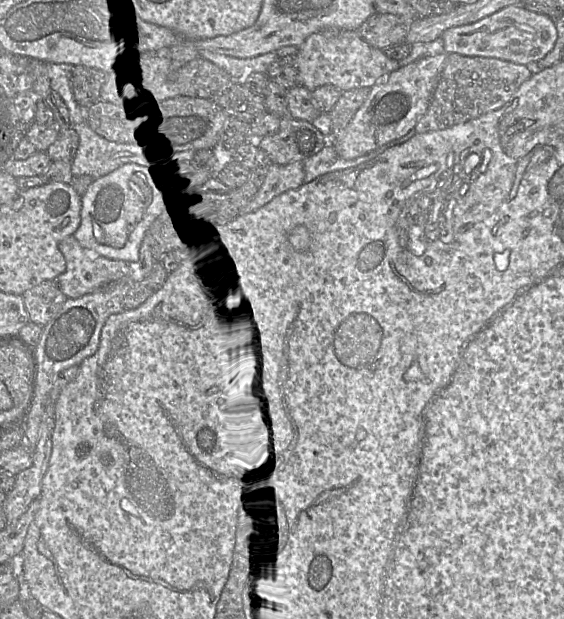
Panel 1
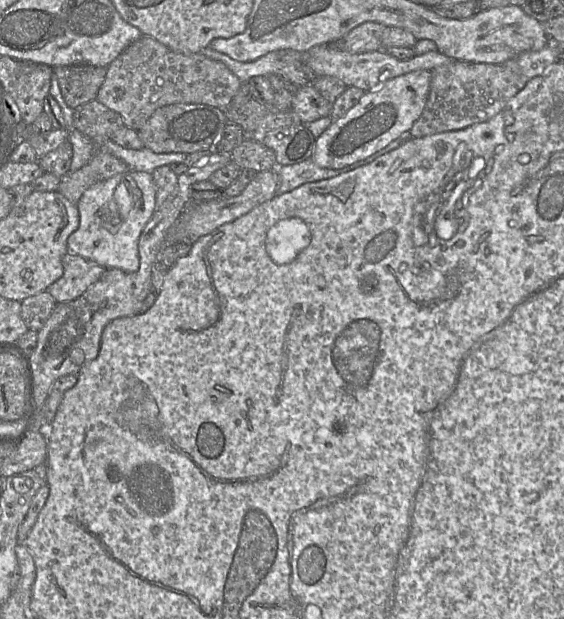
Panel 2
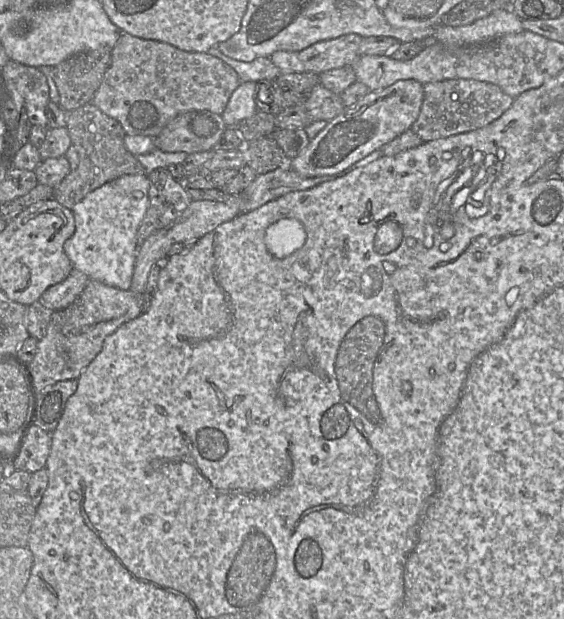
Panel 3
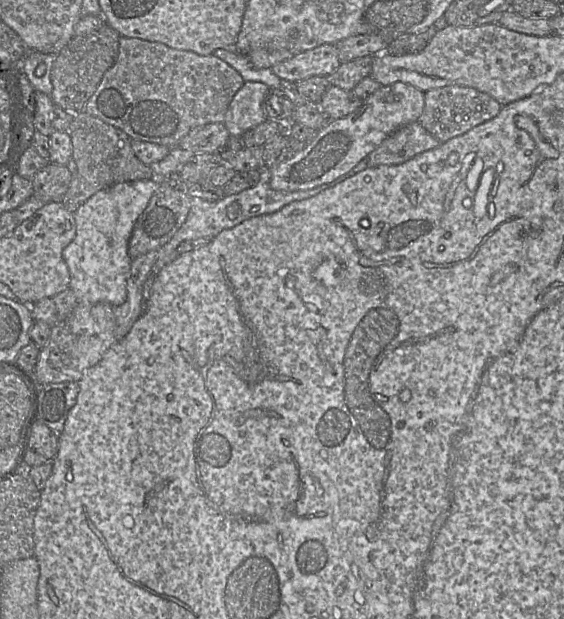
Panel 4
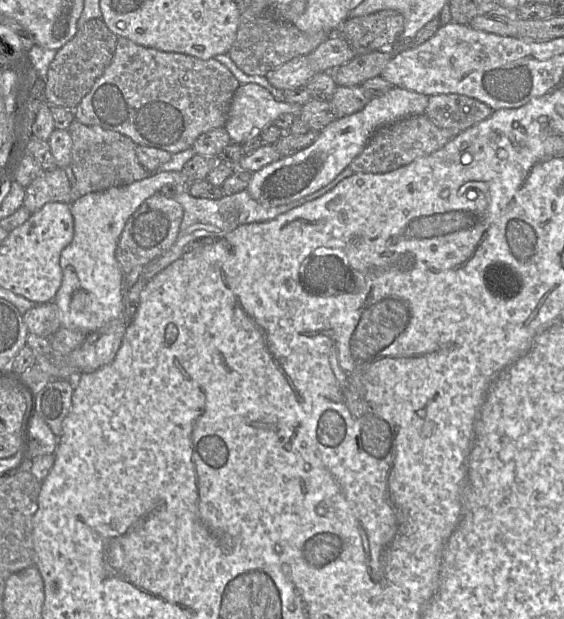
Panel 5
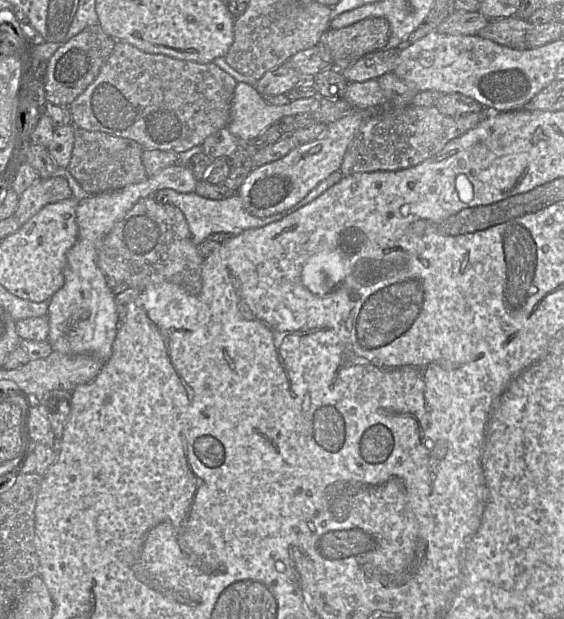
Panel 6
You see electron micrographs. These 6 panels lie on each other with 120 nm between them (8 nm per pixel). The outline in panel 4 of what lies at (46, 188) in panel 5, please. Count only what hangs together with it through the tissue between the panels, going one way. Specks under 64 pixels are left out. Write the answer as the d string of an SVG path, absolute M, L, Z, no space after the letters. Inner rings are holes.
M48 163L32 178L33 196L44 203L61 202L71 181L65 165Z

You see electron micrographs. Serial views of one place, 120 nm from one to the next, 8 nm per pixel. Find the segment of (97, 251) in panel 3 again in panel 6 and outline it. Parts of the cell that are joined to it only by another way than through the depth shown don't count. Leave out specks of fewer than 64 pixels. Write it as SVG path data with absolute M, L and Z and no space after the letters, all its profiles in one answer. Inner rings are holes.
M175 164L156 175L147 176L137 184L90 195L78 202L76 209L78 238L66 255L66 265L63 270L65 282L49 300L48 342L54 351L67 355L89 354L104 362L110 358L120 322L115 295L97 265L99 242L140 200L152 197L162 189L191 193L195 191L196 183L197 180L187 167Z

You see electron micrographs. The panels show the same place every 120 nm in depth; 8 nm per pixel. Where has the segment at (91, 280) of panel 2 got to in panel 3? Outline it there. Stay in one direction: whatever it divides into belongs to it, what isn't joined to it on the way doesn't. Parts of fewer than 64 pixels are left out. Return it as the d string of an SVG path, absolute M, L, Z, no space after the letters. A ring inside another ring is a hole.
M73 268L65 280L49 287L38 301L53 311L63 310L78 298L89 280L86 274Z

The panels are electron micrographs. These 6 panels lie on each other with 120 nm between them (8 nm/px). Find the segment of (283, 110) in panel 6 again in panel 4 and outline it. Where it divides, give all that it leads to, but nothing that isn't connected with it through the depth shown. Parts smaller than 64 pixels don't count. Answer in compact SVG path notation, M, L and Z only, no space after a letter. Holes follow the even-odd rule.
M245 82L233 97L224 125L232 136L243 136L248 130L268 119L265 98L271 89L262 82Z

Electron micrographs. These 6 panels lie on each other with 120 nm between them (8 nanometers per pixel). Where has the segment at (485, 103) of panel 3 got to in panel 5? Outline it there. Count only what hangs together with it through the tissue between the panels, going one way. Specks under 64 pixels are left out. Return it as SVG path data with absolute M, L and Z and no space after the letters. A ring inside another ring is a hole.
M461 94L429 96L424 114L439 128L458 135L487 119L493 110L485 103Z

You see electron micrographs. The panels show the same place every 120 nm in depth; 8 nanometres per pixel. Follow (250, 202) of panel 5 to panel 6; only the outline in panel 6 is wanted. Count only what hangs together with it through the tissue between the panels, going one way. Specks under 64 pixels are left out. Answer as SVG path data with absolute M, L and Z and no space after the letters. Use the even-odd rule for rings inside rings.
M162 189L154 193L154 195L165 196L168 199L169 204L176 206L183 212L192 235L192 241L197 246L214 233L229 233L235 236L242 233L244 230L263 227L282 220L301 209L301 203L303 202L303 199L301 199L298 203L281 213L259 218L251 215L245 210L242 199L238 193L233 194L231 197L224 200L204 198L195 192L179 193L173 189Z

